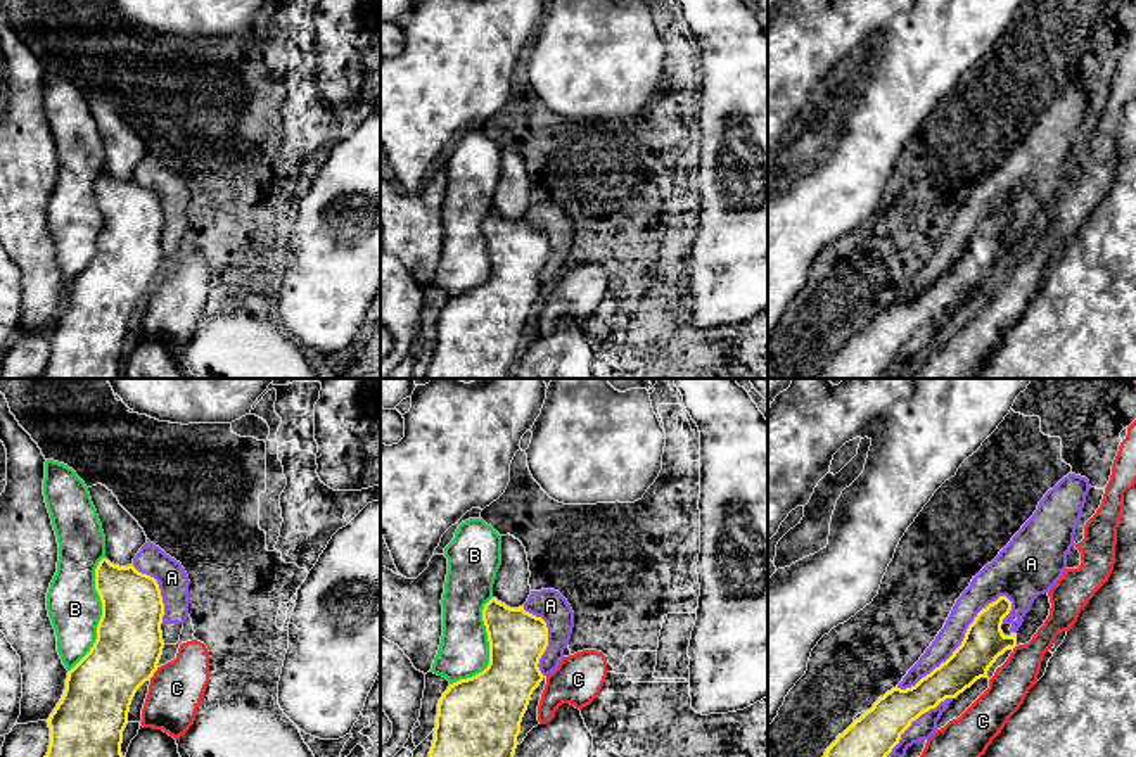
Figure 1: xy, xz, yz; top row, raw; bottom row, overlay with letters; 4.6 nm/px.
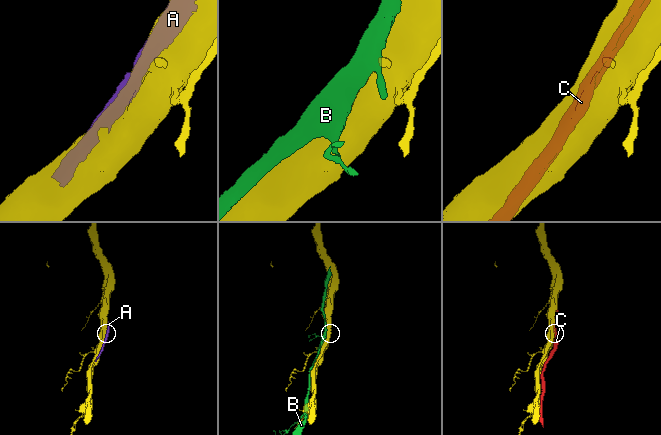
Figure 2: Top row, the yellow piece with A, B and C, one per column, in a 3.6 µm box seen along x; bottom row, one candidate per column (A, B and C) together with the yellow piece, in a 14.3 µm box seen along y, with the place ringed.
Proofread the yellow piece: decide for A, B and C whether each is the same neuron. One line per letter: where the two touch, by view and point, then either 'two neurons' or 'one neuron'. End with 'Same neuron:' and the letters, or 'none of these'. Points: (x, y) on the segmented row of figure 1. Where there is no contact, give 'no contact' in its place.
A: meets yellow in yz at (960, 645); two neurons
B: meets yellow in xy at (102, 614); two neurons
C: meets yellow in xy at (154, 671); two neurons
Same neuron: none of these

